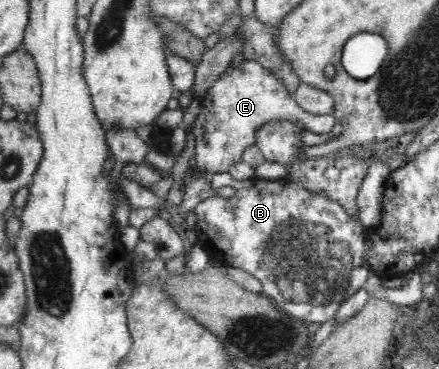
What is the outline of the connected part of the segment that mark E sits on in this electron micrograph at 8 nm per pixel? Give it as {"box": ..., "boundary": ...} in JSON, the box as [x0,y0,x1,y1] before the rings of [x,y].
{"box":[192,59,336,175],"boundary":[[[248,59],[242,60],[236,67],[230,64],[200,103],[202,109],[193,122],[192,132],[196,166],[207,175],[228,172],[233,164],[241,160],[242,152],[254,146],[256,130],[266,122],[290,121],[314,134],[328,134],[334,130],[336,123],[332,113],[312,115],[304,111],[282,82],[260,63]]]}

